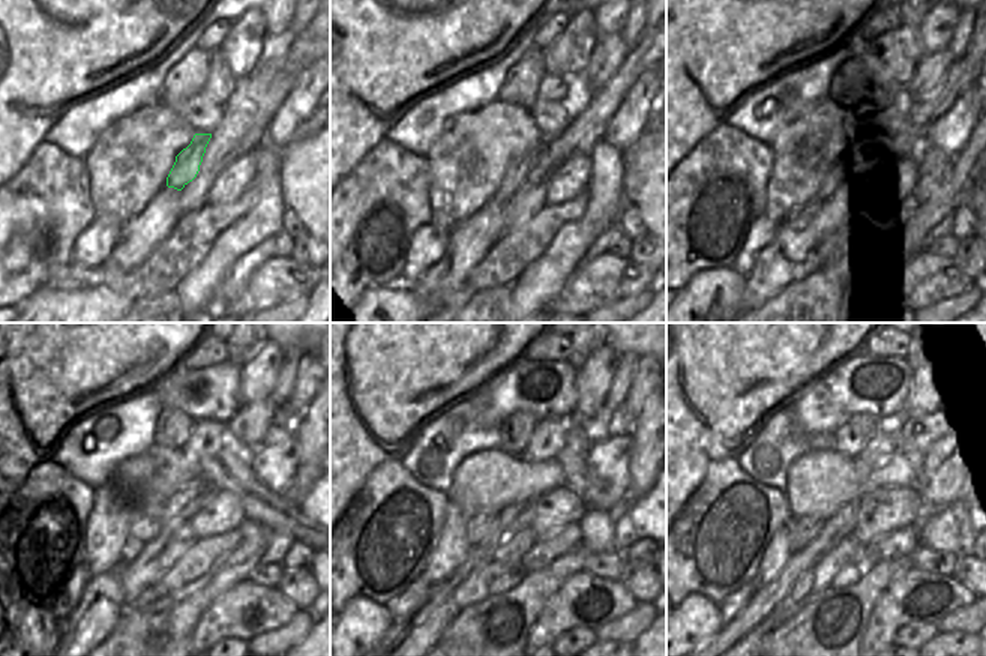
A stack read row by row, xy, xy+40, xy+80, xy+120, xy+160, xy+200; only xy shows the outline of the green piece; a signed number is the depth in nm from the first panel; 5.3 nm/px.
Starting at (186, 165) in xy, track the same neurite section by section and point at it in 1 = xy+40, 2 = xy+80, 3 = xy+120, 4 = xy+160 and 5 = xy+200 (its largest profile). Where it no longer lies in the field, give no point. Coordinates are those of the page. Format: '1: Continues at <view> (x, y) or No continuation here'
1: Continues at xy+40 (517, 171)
2: Continues at xy+80 (832, 183)
3: Continues at xy+120 (144, 529)
4: Continues at xy+160 (479, 527)
5: Continues at xy+200 (803, 532)

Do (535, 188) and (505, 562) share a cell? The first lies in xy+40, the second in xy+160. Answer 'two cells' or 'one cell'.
one cell

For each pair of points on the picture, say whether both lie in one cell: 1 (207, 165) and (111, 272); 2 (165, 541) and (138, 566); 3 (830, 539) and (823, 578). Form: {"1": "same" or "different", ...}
{"1": "different", "2": "same", "3": "different"}

